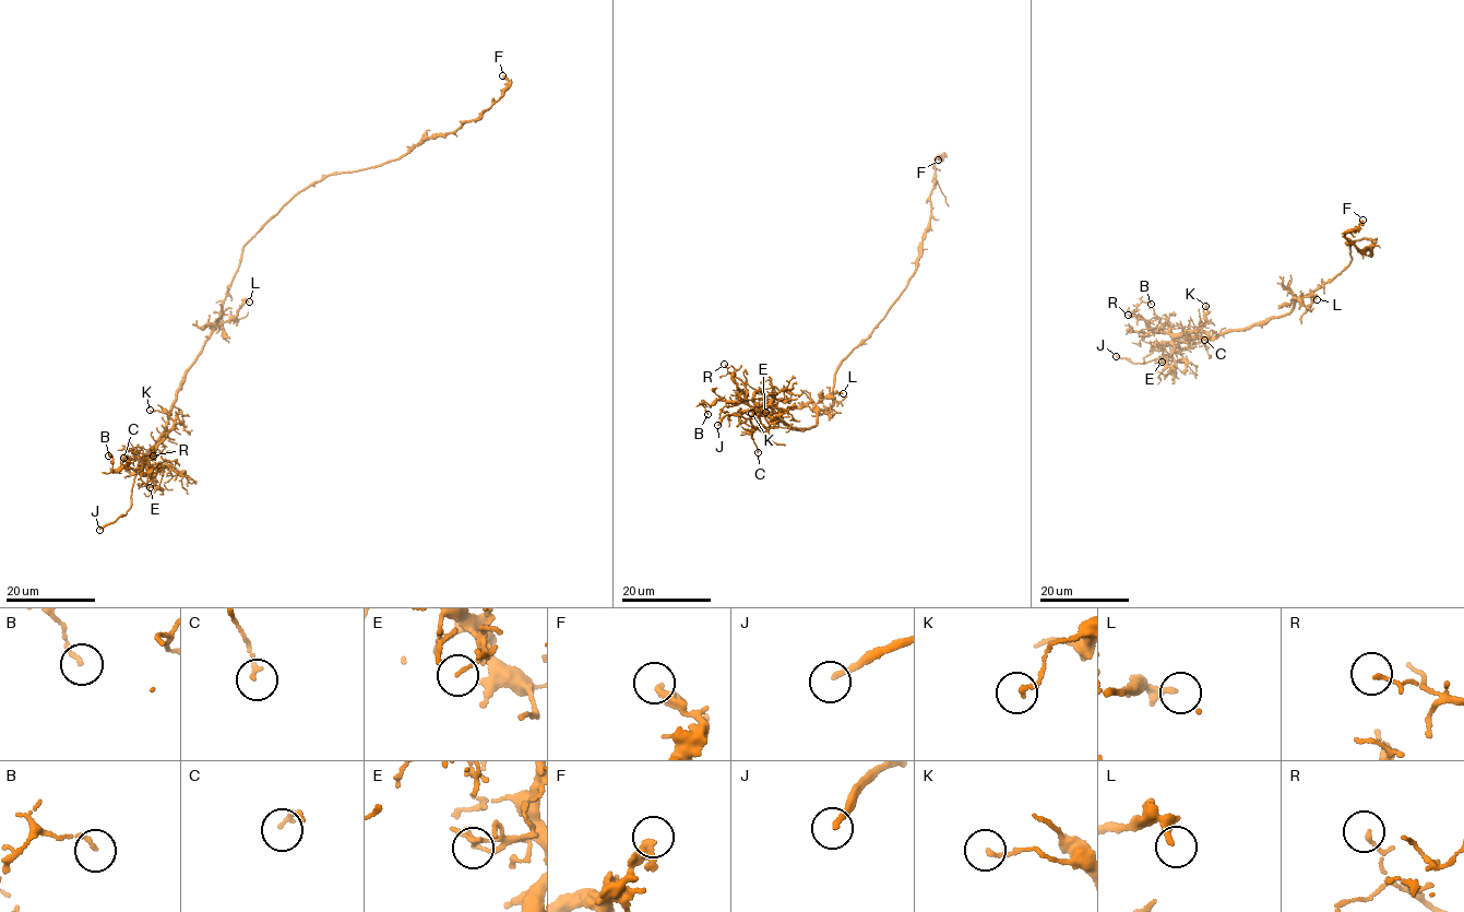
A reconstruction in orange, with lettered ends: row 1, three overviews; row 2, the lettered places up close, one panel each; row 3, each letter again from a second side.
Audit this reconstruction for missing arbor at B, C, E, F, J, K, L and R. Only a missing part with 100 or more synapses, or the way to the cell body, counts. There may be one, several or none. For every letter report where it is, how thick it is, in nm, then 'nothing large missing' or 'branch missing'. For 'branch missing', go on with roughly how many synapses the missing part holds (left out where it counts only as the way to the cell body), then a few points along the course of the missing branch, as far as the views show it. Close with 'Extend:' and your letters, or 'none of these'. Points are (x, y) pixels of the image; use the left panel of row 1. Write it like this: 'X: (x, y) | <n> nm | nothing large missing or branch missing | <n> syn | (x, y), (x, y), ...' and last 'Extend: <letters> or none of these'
B: (108, 456) | 120 nm | nothing large missing
C: (123, 458) | 130 nm | nothing large missing
E: (150, 487) | 90 nm | nothing large missing
F: (502, 75) | 320 nm | nothing large missing
J: (99, 530) | 190 nm | branch missing | (99, 530), (74, 534), (56, 545), (39, 544), (1, 554)
K: (150, 410) | 140 nm | nothing large missing
L: (249, 301) | 190 nm | nothing large missing
R: (153, 456) | 100 nm | nothing large missing
Extend: J

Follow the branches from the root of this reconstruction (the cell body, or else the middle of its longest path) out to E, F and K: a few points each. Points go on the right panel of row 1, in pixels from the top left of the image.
E: (1348, 264), (1336, 276), (1297, 300), (1287, 314), (1213, 338), (1181, 334), (1175, 338), (1171, 359), (1162, 362)
F: (1348, 264), (1351, 247), (1357, 240), (1375, 241), (1373, 255), (1348, 244), (1344, 235), (1363, 220)
K: (1348, 264), (1336, 276), (1297, 300), (1287, 314), (1213, 338), (1183, 335), (1203, 324), (1205, 306)

